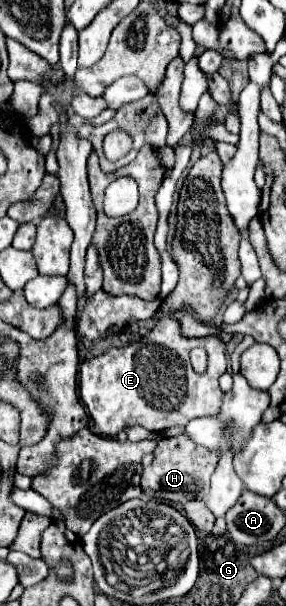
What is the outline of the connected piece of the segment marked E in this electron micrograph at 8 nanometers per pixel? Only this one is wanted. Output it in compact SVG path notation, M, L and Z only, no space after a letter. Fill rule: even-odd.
M165 314L157 320L153 330L143 336L137 342L131 342L121 348L109 348L105 354L89 358L79 368L79 396L93 420L93 424L99 428L105 436L115 436L119 430L125 430L129 426L143 426L151 432L161 432L173 424L185 426L193 418L203 416L217 416L223 400L223 392L219 388L219 376L227 370L225 364L225 346L219 336L207 336L207 338L183 338L179 332L179 322L175 316ZM195 346L207 348L209 354L209 368L205 374L197 374L191 368L189 352Z

